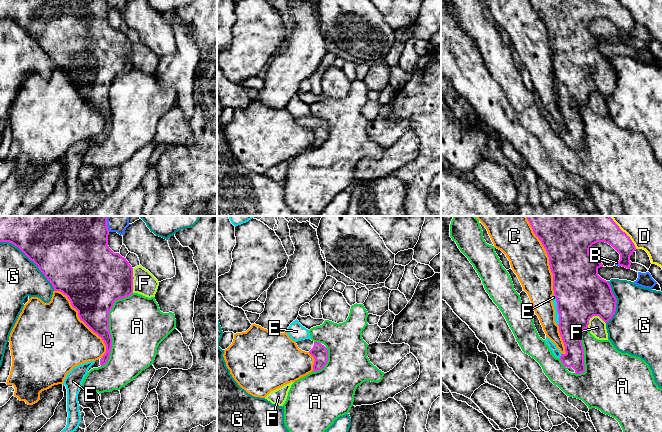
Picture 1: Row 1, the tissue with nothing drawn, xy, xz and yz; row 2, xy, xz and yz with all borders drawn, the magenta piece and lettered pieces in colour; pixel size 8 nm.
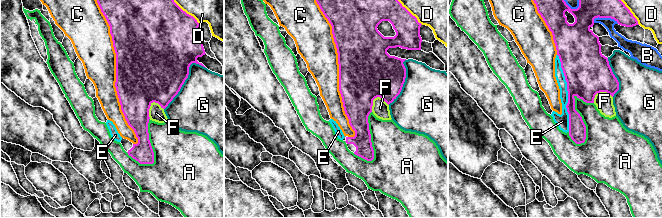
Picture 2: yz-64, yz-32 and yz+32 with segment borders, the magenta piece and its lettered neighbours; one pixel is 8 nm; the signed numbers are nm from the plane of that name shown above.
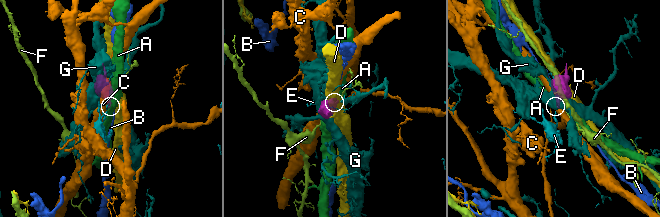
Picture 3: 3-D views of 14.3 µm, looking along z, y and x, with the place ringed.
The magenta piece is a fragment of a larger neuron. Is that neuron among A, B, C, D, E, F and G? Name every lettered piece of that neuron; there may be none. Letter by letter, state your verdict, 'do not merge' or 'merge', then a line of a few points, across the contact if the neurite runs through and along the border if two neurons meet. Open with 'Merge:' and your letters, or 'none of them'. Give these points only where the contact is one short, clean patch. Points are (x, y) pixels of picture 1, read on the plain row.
Merge: none of them
A: do not merge
B: do not merge
C: do not merge
D: do not merge
E: do not merge
F: do not merge
G: do not merge

